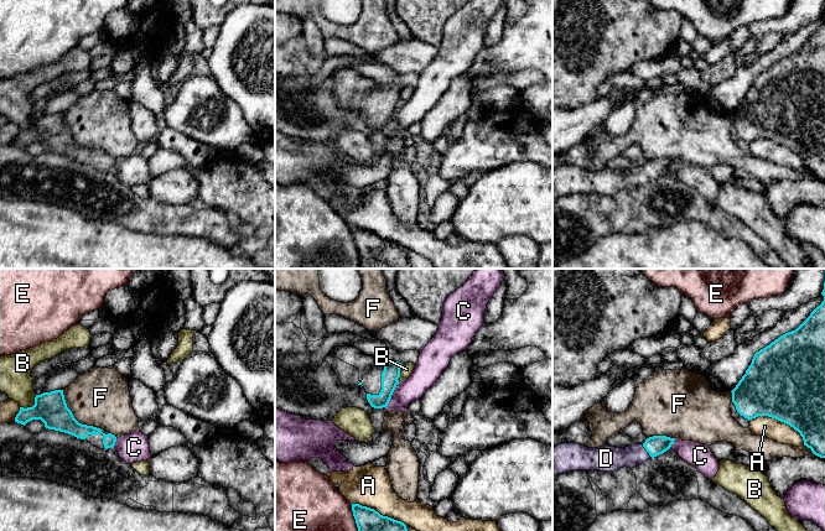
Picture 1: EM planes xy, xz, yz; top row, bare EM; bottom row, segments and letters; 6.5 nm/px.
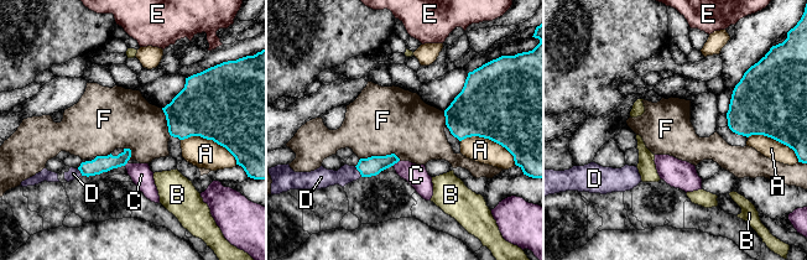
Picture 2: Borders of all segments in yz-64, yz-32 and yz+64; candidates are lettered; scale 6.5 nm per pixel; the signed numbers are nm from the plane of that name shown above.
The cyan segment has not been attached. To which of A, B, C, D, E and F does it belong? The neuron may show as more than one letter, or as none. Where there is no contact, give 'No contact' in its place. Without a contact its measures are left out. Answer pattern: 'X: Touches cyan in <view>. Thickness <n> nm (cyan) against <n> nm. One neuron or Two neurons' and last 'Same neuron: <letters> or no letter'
A: Touches cyan in yz. Thickness 500 nm (cyan) against 140 nm. Two neurons
B: Touches cyan in xy. Thickness 200 nm (cyan) against 200 nm. Two neurons
C: Touches cyan in xz. Thickness 120 nm (cyan) against 160 nm. Two neurons
D: Touches cyan in yz. Thickness 130 nm (cyan) against 160 nm. One neuron
E: Touches cyan in xz. Thickness 150 nm (cyan) against 320 nm. Two neurons
F: Touches cyan in xy. Thickness 200 nm (cyan) against 380 nm. Two neurons
Same neuron: D

